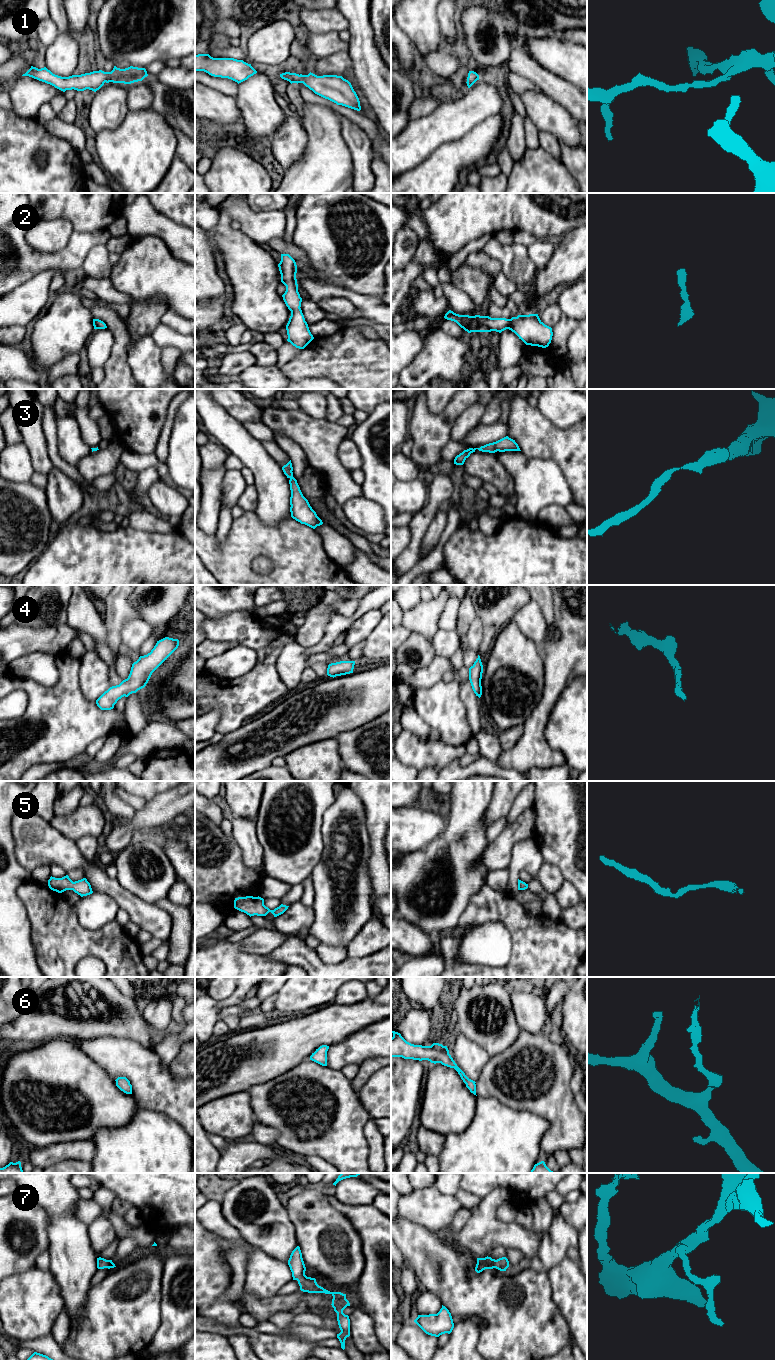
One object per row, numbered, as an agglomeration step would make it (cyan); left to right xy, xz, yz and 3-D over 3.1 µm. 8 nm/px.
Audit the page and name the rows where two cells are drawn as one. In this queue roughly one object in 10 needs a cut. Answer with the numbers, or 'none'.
none

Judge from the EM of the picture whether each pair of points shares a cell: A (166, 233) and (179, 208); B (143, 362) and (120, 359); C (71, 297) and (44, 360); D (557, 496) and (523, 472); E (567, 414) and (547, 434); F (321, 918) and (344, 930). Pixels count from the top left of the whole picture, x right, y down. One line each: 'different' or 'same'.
A: different
B: different
C: same
D: same
E: different
F: same

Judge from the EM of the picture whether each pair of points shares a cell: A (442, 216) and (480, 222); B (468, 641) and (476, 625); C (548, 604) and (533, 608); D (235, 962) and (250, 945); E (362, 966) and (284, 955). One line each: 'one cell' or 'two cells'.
A: one cell
B: one cell
C: two cells
D: two cells
E: one cell

